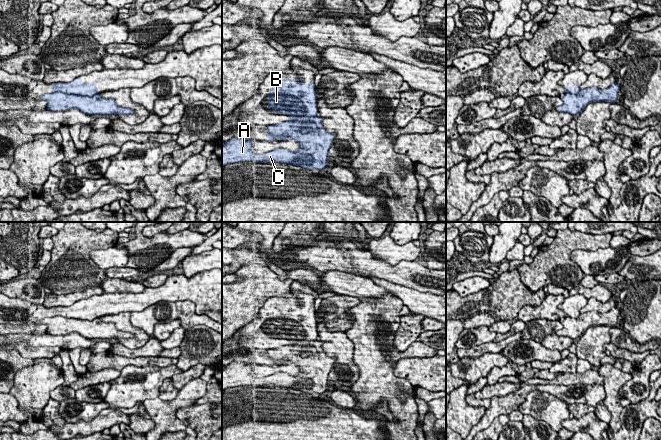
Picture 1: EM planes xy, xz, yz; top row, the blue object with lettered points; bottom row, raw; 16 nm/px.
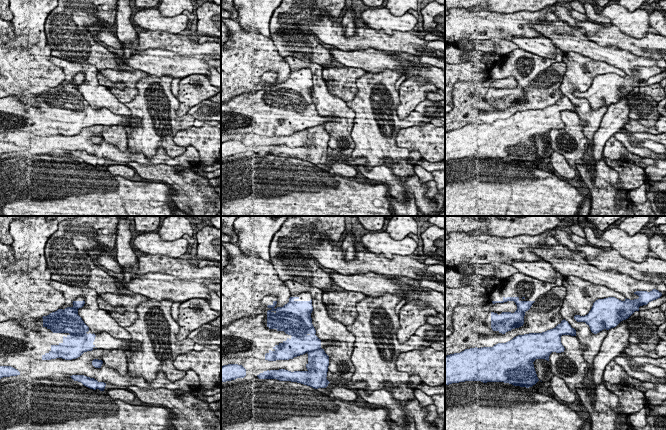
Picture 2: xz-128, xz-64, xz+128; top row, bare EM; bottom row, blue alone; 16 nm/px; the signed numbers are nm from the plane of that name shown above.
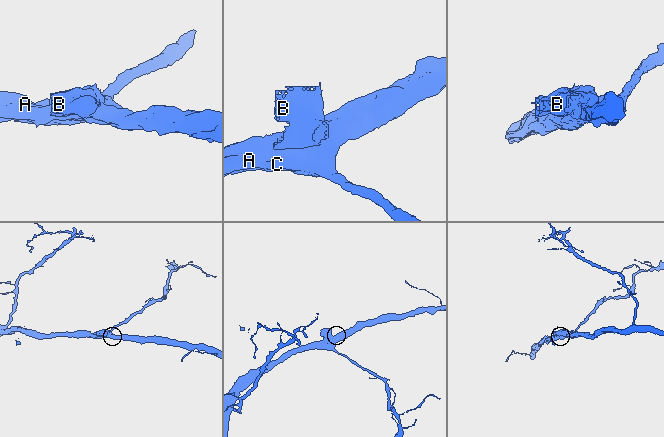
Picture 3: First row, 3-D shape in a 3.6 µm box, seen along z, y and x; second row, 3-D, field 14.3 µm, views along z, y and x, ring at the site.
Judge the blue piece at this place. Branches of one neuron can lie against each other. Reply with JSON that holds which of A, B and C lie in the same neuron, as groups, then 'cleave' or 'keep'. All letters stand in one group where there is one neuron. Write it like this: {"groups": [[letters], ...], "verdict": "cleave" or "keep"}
{"groups": [["A", "C"], ["B"]], "verdict": "cleave"}

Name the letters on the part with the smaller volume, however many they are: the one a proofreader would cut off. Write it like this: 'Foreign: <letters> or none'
Foreign: B

